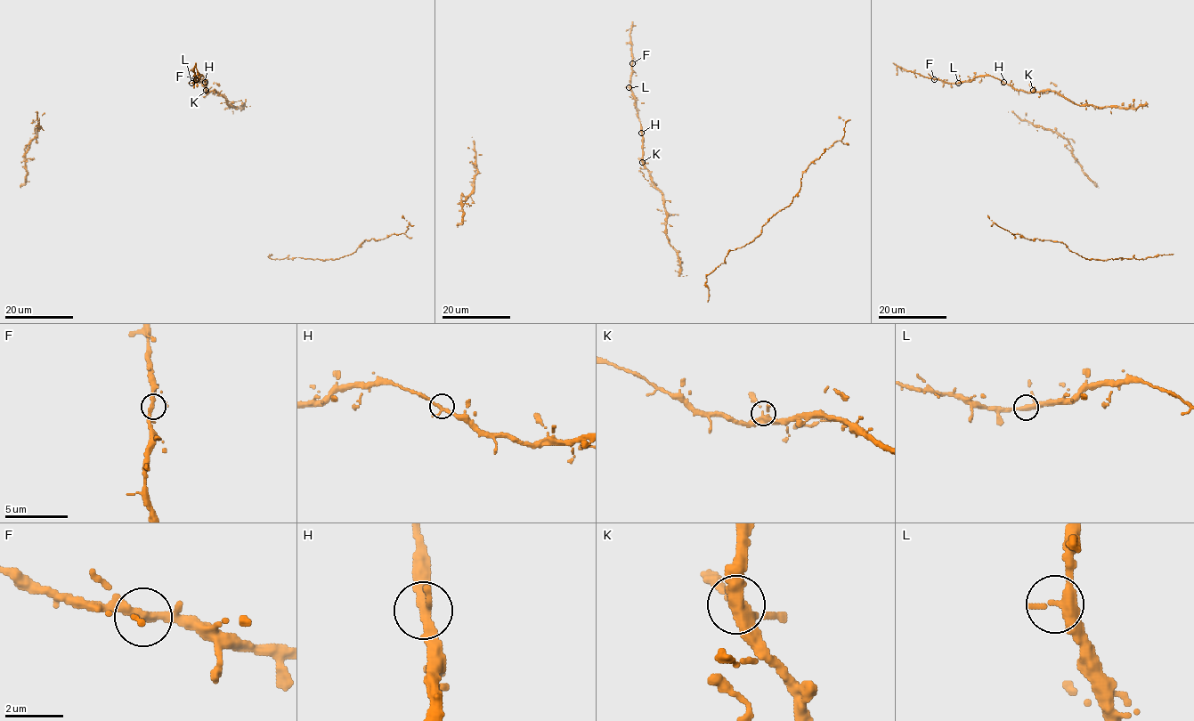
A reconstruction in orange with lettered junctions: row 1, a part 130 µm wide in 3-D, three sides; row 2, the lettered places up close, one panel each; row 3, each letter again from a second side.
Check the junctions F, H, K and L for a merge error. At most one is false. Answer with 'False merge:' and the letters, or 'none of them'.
False merge: none of them

